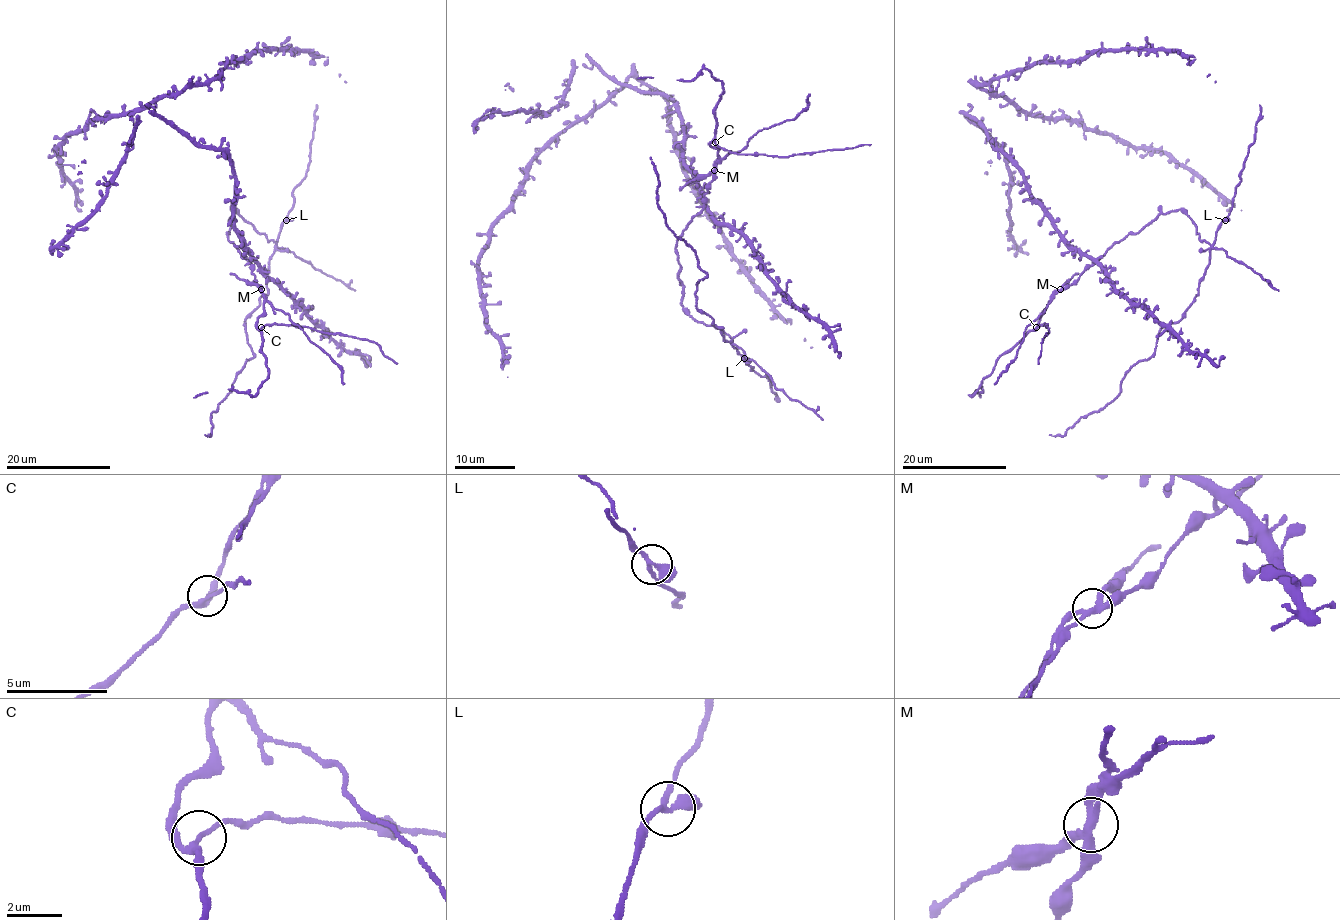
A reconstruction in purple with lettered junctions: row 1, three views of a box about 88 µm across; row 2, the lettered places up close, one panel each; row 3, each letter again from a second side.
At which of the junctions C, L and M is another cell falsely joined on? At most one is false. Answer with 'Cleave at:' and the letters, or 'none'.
Cleave at: M

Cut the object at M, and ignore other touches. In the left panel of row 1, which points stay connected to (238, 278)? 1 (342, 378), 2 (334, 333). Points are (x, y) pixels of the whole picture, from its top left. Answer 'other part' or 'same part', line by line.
1: same part
2: other part

